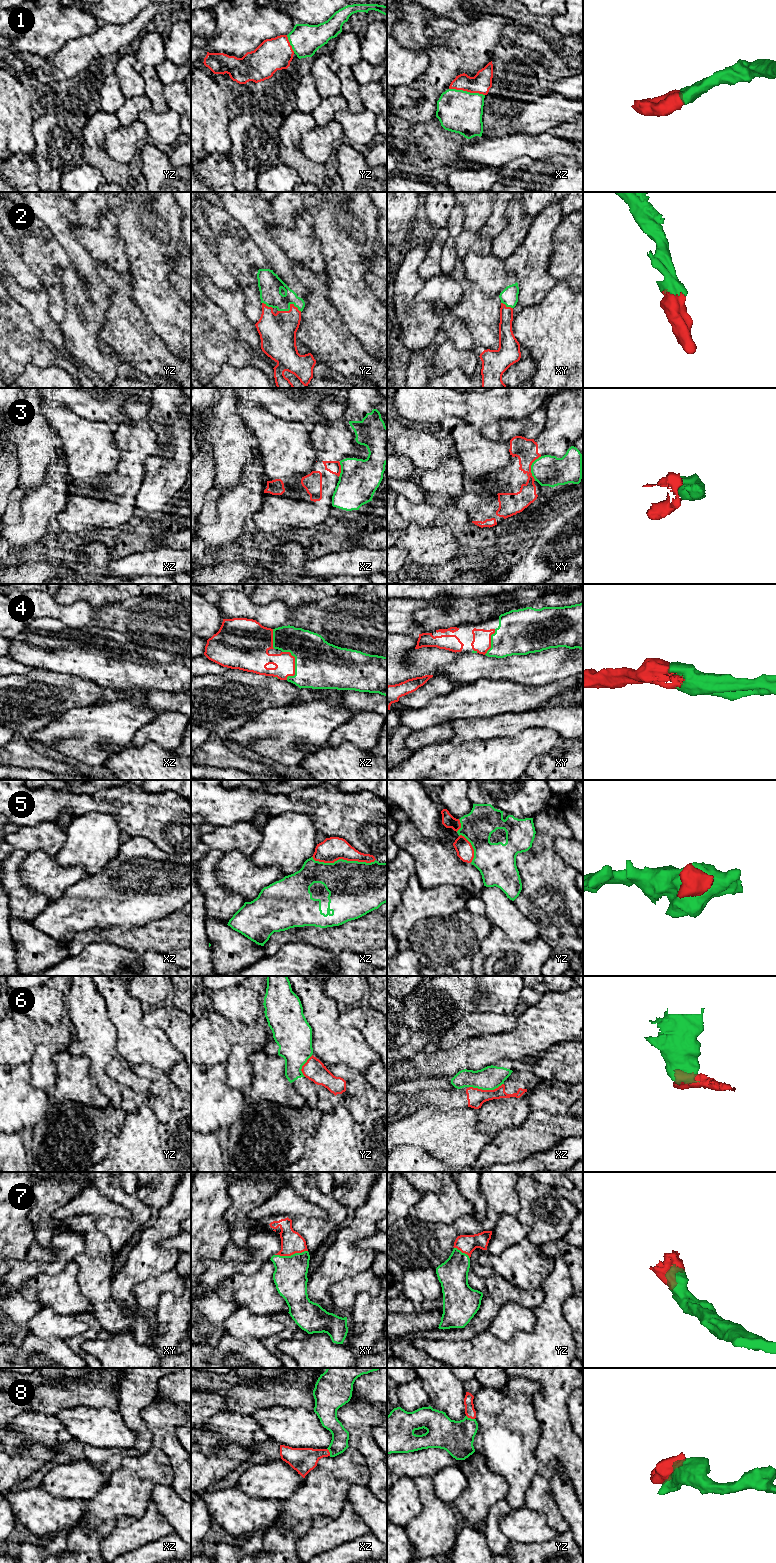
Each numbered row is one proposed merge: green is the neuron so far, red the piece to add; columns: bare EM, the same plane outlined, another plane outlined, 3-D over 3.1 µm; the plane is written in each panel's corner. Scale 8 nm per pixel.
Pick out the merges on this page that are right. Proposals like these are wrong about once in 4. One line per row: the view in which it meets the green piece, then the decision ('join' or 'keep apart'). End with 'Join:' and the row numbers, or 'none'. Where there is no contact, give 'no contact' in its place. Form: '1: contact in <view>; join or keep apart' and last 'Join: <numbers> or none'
1: contact in xz; join
2: contact in yz; join
3: contact in xy; keep apart
4: contact in xz; join
5: contact in xz; join
6: contact in xz; keep apart
7: contact in xy; join
8: contact in yz; join
Join: 1, 2, 4, 5, 7, 8

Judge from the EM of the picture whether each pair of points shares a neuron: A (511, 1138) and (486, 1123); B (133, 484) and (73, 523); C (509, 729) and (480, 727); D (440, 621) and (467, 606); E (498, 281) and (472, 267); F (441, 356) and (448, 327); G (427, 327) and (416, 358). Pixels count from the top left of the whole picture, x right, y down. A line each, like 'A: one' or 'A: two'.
A: two
B: one
C: one
D: one
E: one
F: two
G: two

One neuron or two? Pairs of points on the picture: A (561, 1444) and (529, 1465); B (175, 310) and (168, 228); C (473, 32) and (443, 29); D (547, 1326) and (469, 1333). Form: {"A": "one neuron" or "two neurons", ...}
{"A": "two neurons", "B": "one neuron", "C": "one neuron", "D": "two neurons"}

